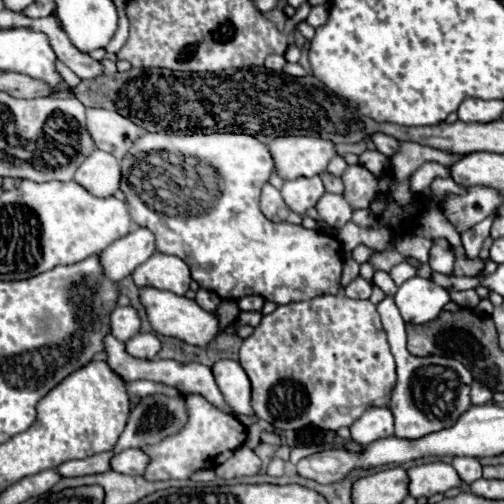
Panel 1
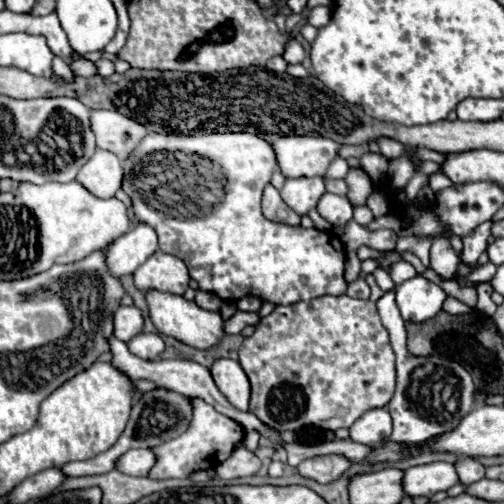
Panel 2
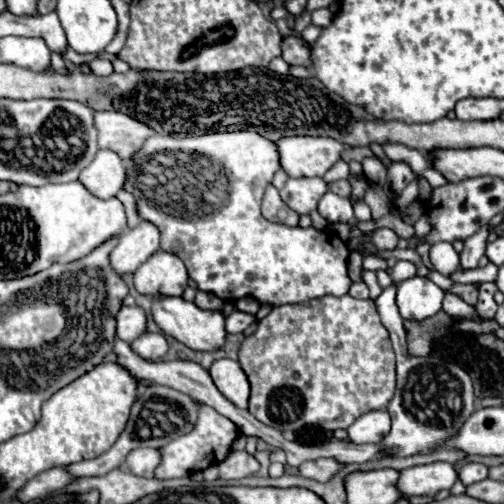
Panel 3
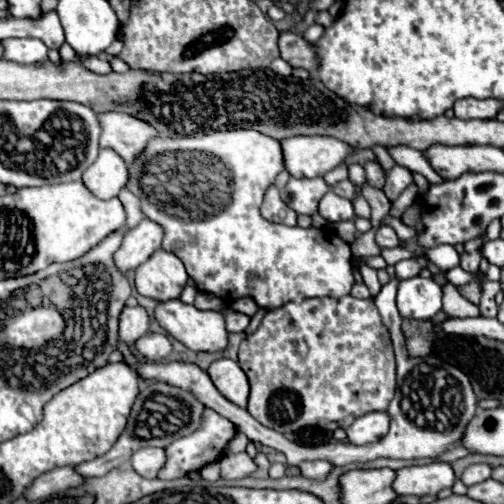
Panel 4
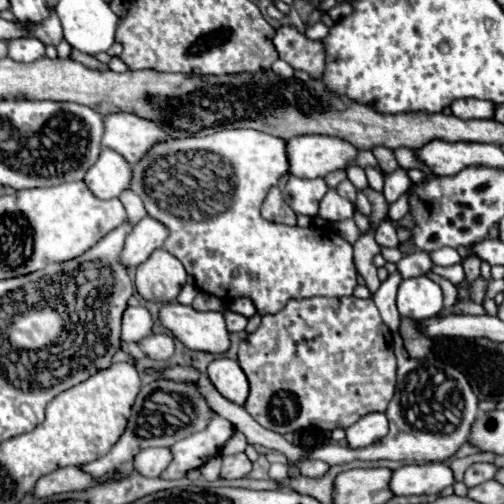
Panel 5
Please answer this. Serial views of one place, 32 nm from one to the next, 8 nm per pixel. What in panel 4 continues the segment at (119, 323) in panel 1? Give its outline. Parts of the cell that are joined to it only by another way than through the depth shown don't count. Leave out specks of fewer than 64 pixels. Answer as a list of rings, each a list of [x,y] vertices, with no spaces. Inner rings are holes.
[[[142,306],[136,308],[124,308],[120,314],[120,340],[126,344],[136,342],[138,338],[146,336],[150,332],[150,316]]]

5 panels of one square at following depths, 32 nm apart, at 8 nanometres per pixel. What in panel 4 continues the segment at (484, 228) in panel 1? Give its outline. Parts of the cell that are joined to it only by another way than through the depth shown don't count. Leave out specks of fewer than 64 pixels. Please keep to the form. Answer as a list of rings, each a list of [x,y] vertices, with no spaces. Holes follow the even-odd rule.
[[[484,236],[480,240],[470,240],[466,244],[466,252],[460,256],[460,266],[470,272],[470,274],[478,274],[478,266],[480,266],[480,244],[484,242]]]

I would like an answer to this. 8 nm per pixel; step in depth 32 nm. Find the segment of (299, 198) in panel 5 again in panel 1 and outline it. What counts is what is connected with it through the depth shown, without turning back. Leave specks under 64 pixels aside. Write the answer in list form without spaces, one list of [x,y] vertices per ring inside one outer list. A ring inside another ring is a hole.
[[[312,176],[312,178],[296,178],[296,180],[286,180],[282,186],[282,198],[284,202],[296,212],[296,214],[306,214],[308,208],[314,208],[318,198],[326,192],[322,178]]]

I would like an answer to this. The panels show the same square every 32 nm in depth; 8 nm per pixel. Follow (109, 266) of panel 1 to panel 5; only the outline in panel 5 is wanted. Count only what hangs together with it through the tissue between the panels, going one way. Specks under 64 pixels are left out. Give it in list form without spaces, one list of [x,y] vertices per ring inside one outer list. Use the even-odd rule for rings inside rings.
[[[146,216],[128,234],[128,240],[124,244],[124,252],[122,252],[120,260],[124,260],[126,266],[138,266],[154,250],[162,248],[166,238],[168,238],[168,228],[162,222],[158,222],[156,218]]]

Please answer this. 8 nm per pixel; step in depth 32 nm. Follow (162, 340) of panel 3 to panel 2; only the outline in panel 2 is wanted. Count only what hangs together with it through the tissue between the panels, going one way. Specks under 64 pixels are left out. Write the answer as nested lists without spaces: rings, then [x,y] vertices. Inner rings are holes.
[[[140,334],[128,342],[128,348],[132,354],[144,360],[156,360],[166,350],[166,344],[160,334]]]

